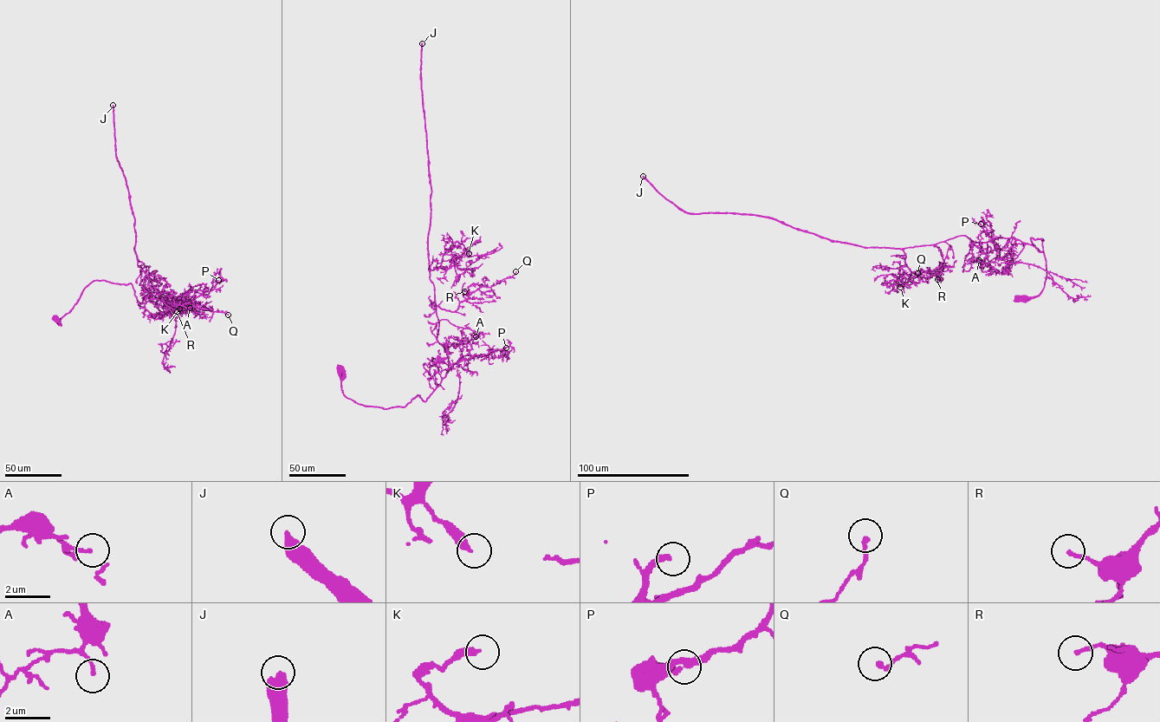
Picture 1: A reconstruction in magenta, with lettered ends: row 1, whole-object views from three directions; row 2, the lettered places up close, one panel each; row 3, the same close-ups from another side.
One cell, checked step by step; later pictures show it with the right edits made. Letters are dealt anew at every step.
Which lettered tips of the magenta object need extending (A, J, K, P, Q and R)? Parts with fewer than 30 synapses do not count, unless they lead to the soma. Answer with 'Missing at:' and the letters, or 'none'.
Missing at: J, P

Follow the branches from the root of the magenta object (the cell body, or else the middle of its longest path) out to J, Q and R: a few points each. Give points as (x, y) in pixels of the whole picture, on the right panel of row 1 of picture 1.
J: (1019, 298), (1044, 287), (1041, 238), (1040, 252), (965, 236), (865, 247), (686, 213), (643, 176)
Q: (1019, 298), (1044, 287), (1041, 238), (1031, 239), (1040, 252), (957, 236), (936, 244), (954, 267), (917, 273)
R: (1019, 298), (1044, 287), (1041, 238), (1031, 239), (1040, 252), (1012, 237), (939, 242), (954, 267), (937, 279)

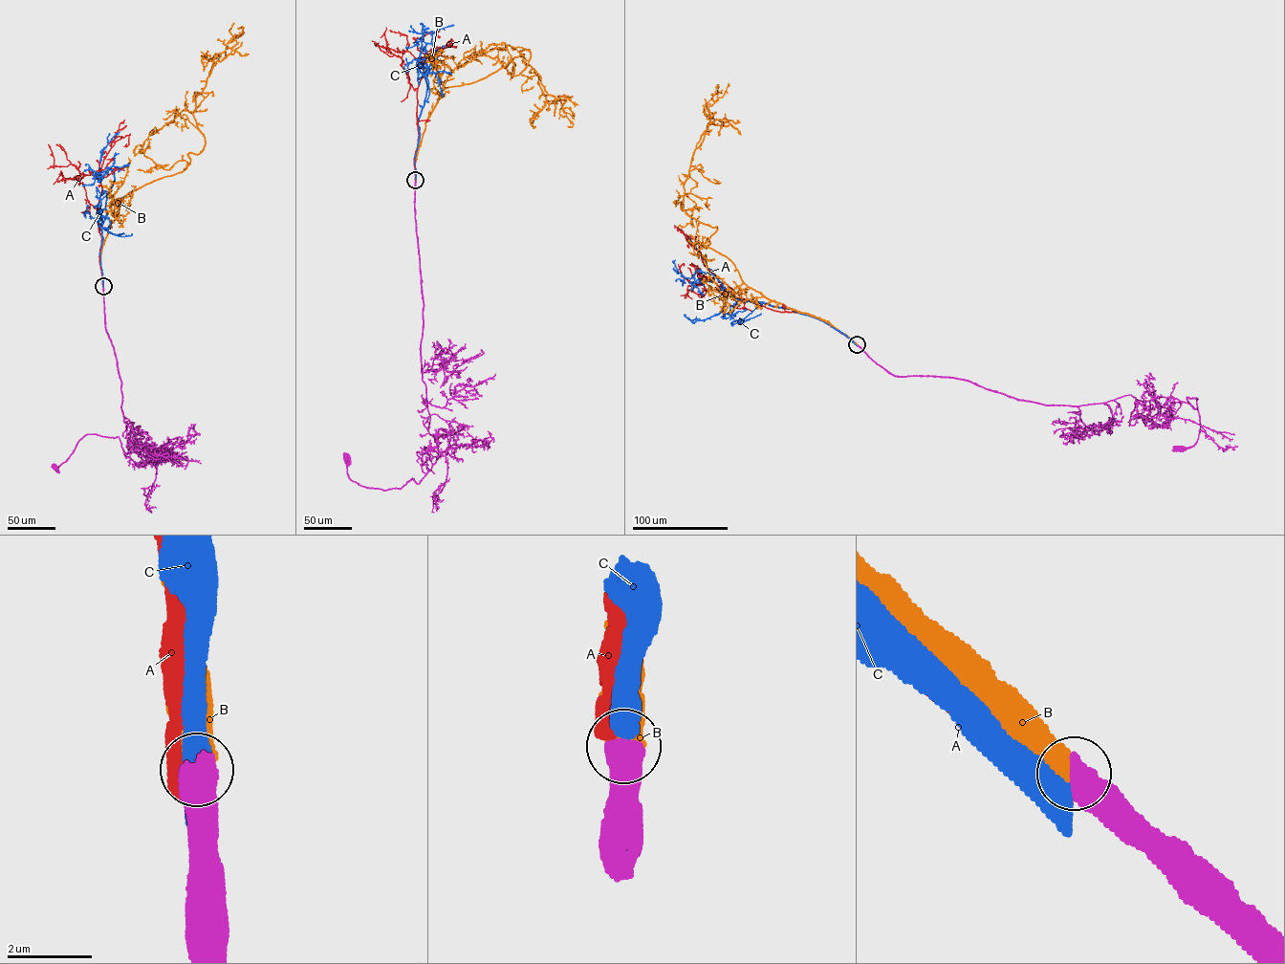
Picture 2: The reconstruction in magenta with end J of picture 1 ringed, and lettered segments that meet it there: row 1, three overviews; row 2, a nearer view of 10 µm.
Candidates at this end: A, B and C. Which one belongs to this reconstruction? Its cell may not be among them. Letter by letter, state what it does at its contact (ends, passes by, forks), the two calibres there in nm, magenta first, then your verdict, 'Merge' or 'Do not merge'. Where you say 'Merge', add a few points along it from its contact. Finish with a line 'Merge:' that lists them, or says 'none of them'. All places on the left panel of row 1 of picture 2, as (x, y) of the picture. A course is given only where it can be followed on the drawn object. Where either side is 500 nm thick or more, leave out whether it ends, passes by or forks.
A: Thickness 700 nm (magenta) against 440 nm. Do not merge
B: Thickness 650 nm (magenta) against 650 nm. Merge. Its course: (103, 286), (101, 250), (124, 196), (203, 150), (195, 98), (237, 28)
C: Thickness 700 nm (magenta) against 650 nm. Do not merge
Merge: B

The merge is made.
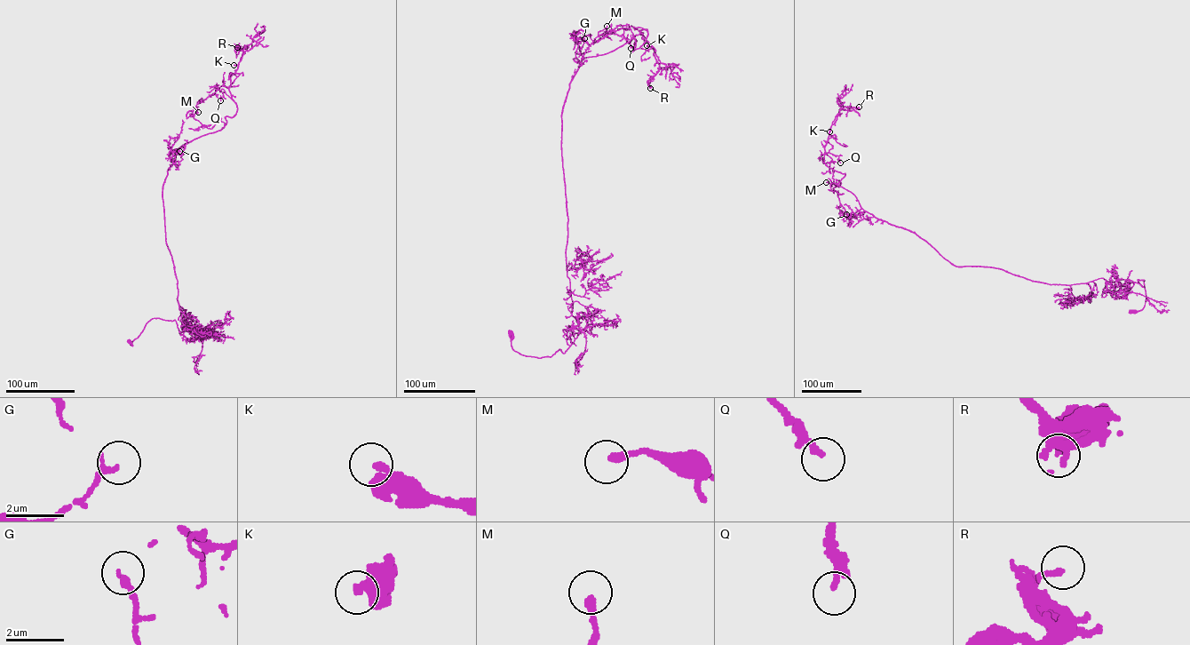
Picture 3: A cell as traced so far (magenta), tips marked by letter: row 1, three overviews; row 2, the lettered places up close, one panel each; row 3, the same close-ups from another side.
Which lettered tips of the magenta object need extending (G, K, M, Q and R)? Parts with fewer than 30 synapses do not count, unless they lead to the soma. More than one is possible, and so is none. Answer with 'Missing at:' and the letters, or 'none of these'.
Missing at: none of these

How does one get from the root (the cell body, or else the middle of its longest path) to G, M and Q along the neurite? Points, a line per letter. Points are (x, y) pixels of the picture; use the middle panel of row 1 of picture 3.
G: (511, 333), (514, 351), (541, 358), (559, 349), (564, 353), (578, 331), (567, 275), (561, 117), (584, 38)
M: (511, 333), (514, 351), (541, 358), (578, 331), (561, 112), (582, 60), (633, 35), (598, 36), (606, 26)
Q: (511, 333), (538, 358), (577, 337), (562, 107), (583, 59), (632, 35), (638, 48), (647, 31), (630, 48)

